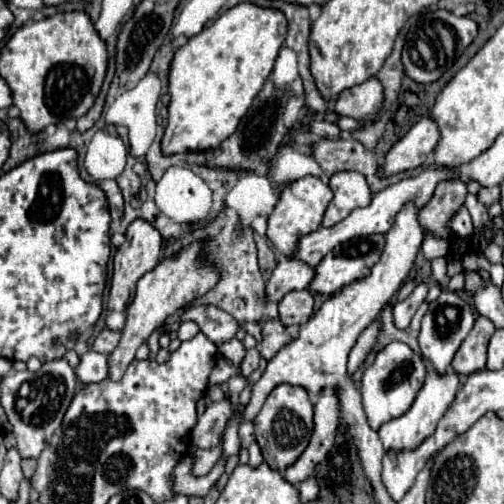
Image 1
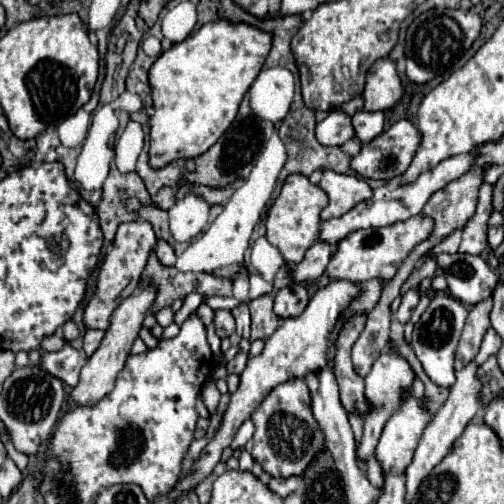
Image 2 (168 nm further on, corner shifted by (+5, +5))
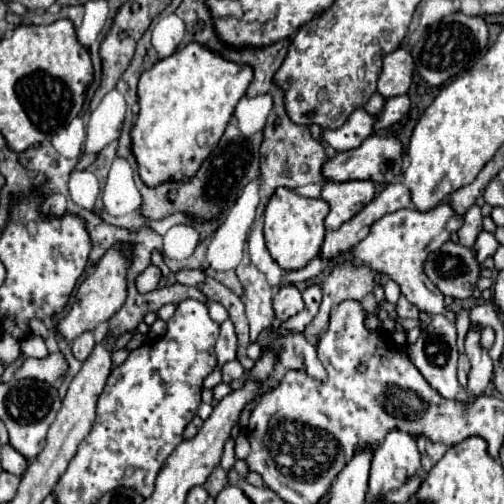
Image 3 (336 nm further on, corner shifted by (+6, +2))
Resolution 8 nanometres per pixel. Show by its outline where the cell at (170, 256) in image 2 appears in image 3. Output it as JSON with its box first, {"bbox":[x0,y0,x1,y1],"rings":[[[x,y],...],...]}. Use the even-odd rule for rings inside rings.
{"bbox":[136,265,160,293],"rings":[[[150,265],[136,277],[136,289],[138,293],[150,293],[160,285],[160,269],[156,265]]]}

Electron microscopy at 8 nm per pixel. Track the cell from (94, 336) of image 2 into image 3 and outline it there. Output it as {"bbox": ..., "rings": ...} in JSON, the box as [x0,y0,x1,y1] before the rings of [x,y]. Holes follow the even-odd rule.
{"bbox":[72,331,94,361],"rings":[[[90,331],[82,333],[76,341],[72,341],[72,353],[78,361],[86,361],[92,349],[94,349],[94,335]]]}

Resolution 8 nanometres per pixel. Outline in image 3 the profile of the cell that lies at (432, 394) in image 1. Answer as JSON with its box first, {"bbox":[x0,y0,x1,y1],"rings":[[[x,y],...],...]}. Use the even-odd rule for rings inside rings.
{"bbox":[370,431,420,499],"rings":[[[390,431],[374,451],[370,469],[370,495],[382,499],[388,491],[400,489],[420,469],[416,439],[402,431]]]}

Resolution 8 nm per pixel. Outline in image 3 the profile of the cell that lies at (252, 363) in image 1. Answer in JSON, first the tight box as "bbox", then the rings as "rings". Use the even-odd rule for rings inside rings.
{"bbox":[222,359,244,383],"rings":[[[238,359],[222,365],[222,381],[224,383],[230,383],[230,381],[242,379],[242,377],[244,377],[244,369],[242,369],[242,365],[240,365]]]}

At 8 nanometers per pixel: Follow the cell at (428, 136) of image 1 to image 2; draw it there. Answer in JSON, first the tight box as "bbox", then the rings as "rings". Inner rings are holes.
{"bbox":[353,118,421,180],"rings":[[[403,118],[395,122],[387,132],[377,136],[373,142],[361,148],[361,152],[353,158],[353,170],[365,178],[393,180],[395,176],[401,176],[409,168],[419,144],[421,144],[421,132],[417,130],[417,126],[413,126],[409,120]]]}

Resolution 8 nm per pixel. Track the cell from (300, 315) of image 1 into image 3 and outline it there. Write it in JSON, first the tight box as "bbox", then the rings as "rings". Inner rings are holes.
{"bbox":[274,285,304,323],"rings":[[[282,285],[274,295],[274,313],[282,323],[304,309],[300,291],[294,285]]]}

